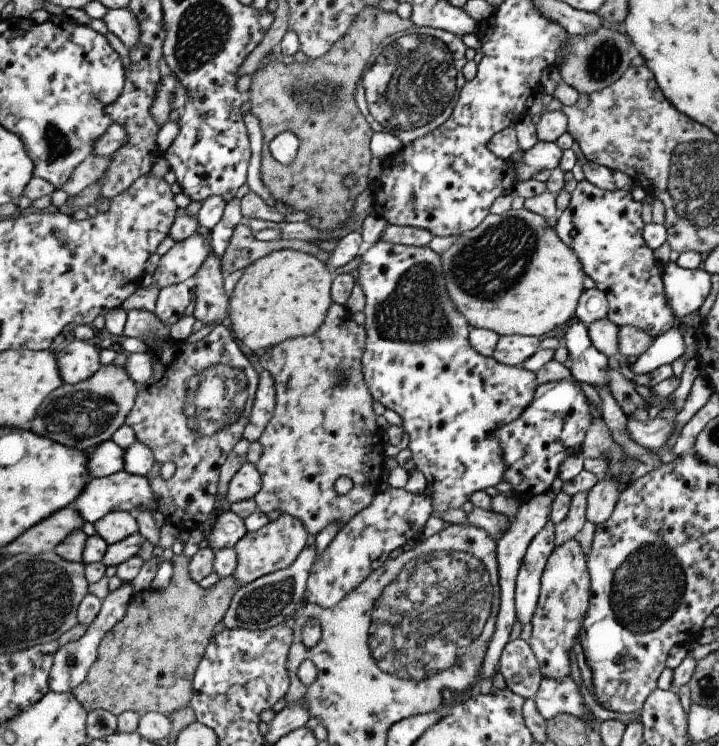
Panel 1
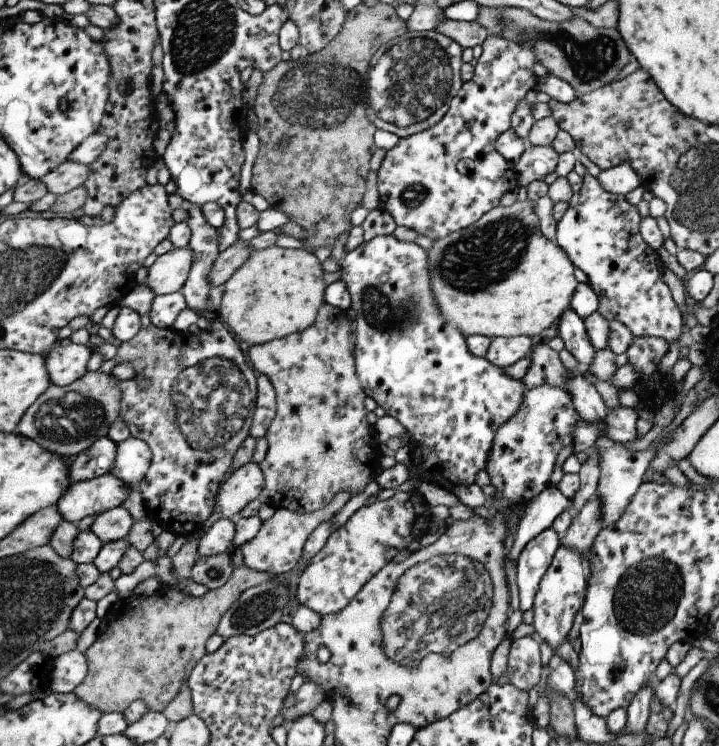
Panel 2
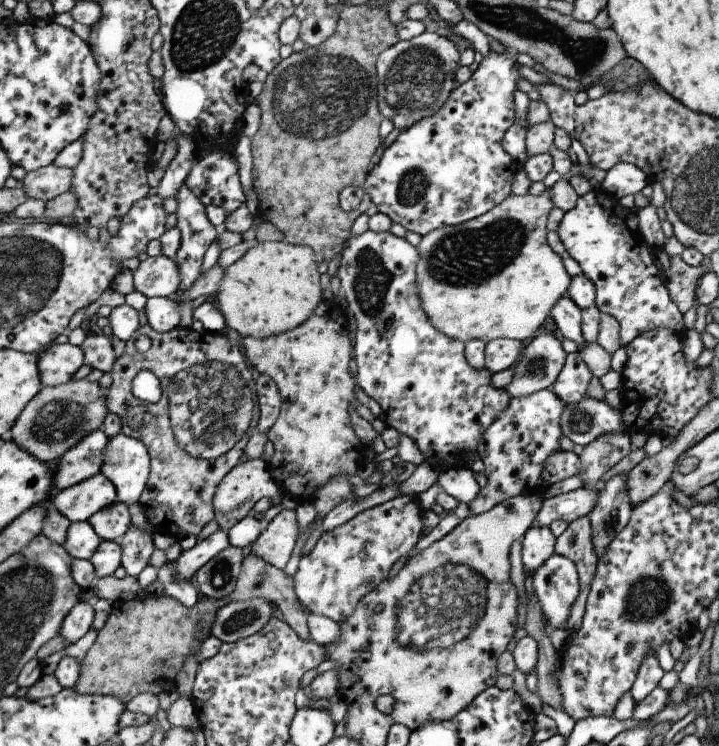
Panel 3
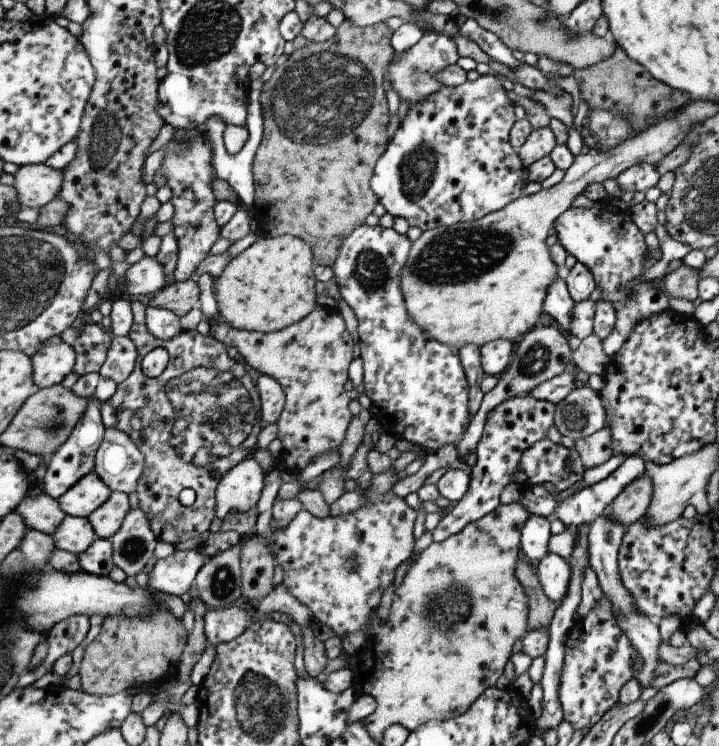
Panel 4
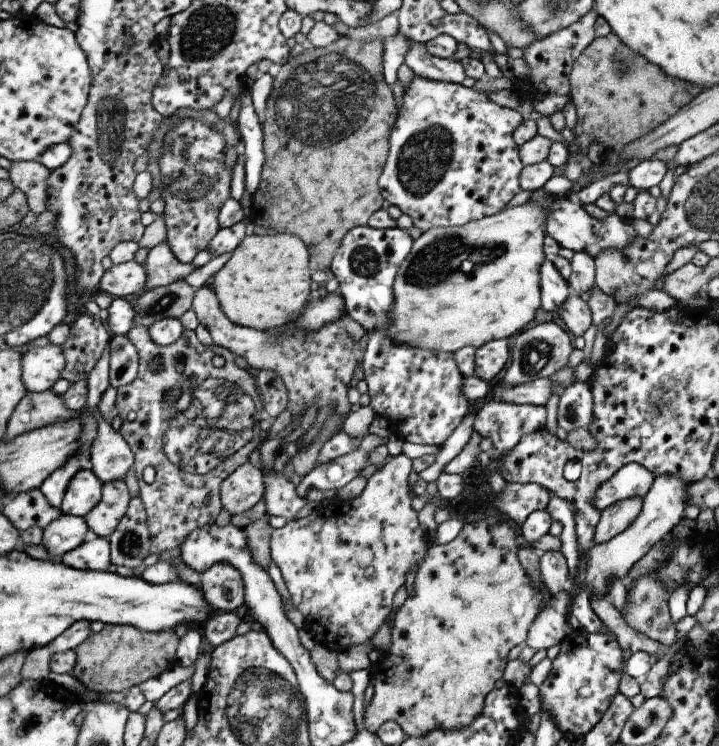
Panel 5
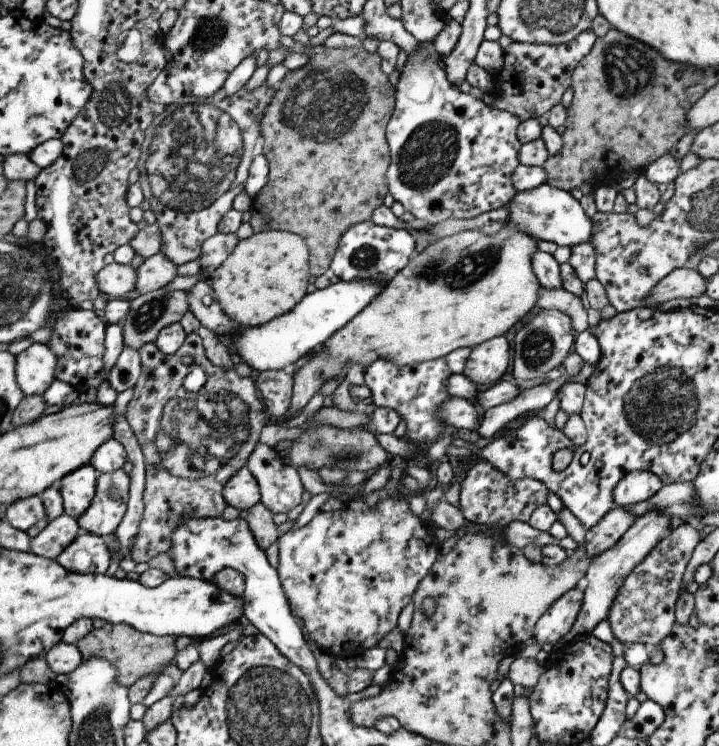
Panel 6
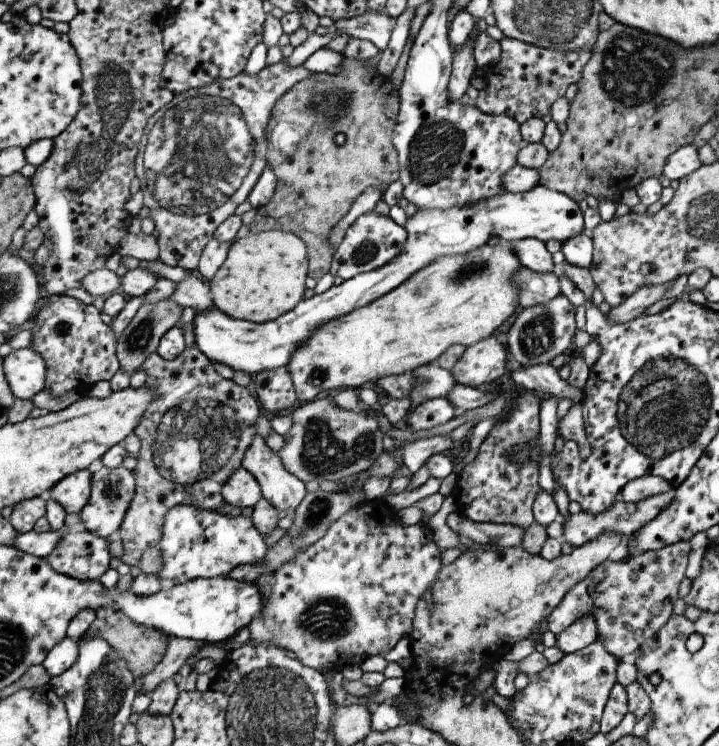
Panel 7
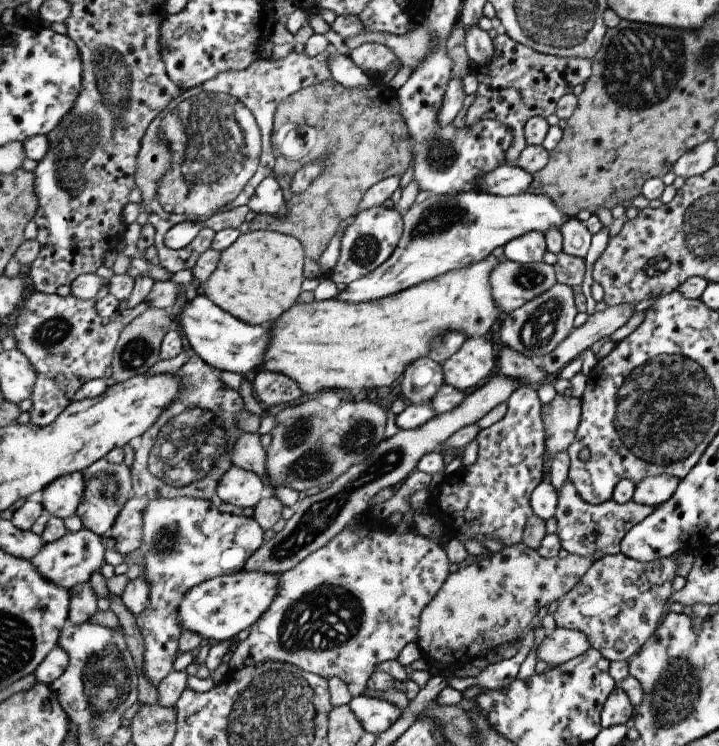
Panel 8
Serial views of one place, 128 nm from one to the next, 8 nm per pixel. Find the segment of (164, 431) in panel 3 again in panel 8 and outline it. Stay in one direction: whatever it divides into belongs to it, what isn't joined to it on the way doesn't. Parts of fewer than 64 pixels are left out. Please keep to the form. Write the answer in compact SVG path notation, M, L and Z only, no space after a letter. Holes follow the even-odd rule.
M192 353L174 376L182 382L182 390L142 434L142 446L136 450L134 464L129 468L133 496L116 516L108 534L116 540L115 551L124 556L142 546L144 508L148 502L180 497L217 501L218 482L233 466L229 449L243 433L241 426L236 426L239 415L245 412L240 392L226 386L198 354Z

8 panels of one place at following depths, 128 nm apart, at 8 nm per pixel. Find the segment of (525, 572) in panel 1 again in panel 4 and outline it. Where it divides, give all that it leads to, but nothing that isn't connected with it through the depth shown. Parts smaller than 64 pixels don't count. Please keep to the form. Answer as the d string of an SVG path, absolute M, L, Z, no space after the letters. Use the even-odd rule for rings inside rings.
M530 515L521 530L521 554L536 564L549 552L548 543L551 537L549 518Z

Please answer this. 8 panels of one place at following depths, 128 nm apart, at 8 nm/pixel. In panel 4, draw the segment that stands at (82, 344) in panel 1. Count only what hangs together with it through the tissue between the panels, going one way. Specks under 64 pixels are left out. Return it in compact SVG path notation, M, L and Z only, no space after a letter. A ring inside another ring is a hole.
M64 342L56 345L44 343L30 358L32 380L39 389L45 389L60 385L64 377L73 372L76 353Z

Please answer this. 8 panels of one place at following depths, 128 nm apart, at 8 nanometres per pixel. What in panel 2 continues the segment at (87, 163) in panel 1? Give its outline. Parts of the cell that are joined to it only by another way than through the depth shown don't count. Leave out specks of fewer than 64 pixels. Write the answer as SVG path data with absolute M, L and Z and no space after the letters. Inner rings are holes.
M66 159L38 181L46 187L48 193L63 195L82 186L88 174L88 164L73 163Z

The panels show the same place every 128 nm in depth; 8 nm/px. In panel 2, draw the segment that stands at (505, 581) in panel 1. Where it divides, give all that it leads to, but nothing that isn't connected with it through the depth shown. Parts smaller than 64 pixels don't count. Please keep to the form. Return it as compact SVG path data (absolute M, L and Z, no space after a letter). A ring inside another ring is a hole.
M548 485L538 496L528 502L525 513L518 520L516 539L514 539L510 557L517 560L517 556L529 540L550 528L559 514L569 509L572 511L572 506L571 498L562 494L556 485Z

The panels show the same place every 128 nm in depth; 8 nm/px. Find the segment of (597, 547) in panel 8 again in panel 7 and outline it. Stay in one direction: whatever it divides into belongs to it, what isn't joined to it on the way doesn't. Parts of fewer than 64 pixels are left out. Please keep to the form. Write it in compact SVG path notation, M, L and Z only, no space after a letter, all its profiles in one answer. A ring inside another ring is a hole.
M673 488L672 491L668 491L667 493L648 497L647 499L635 503L627 503L622 500L622 498L618 498L600 514L591 515L584 511L580 511L578 514L570 514L565 521L560 519L564 529L561 541L572 545L574 548L578 548L587 542L593 541L596 537L604 533L617 533L618 535L624 534L624 536L630 536L641 526L648 524L648 521L656 518L657 514L667 509L667 506L674 498L674 493L675 490Z

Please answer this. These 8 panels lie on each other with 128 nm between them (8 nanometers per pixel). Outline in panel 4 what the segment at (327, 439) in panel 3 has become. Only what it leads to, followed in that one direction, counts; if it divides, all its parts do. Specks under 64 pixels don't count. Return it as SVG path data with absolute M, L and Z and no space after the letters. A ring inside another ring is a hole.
M316 305L315 309L302 320L273 333L247 331L230 326L226 321L212 319L210 336L228 346L235 346L242 358L262 375L275 378L284 389L285 405L277 420L277 438L282 441L283 453L278 460L283 460L286 468L298 475L317 454L338 449L344 440L348 424L353 417L348 409L351 399L346 395L344 384L348 380L348 366L352 362L352 348L355 345L352 336L346 329L344 319L336 309Z

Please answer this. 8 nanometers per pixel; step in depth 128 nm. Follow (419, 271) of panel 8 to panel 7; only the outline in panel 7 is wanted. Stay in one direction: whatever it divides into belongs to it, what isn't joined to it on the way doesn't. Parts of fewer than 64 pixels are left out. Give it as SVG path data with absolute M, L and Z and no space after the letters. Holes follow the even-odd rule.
M538 184L523 193L502 191L496 196L464 206L418 209L414 215L407 218L403 227L407 232L403 249L387 265L357 274L338 286L332 285L326 292L304 299L298 306L276 320L253 323L229 317L214 307L196 311L193 326L197 347L213 363L218 362L230 366L232 370L240 370L250 375L282 368L287 365L291 354L316 327L392 292L414 273L431 265L437 258L470 253L471 250L486 245L492 234L504 242L540 239L543 243L549 240L563 243L567 238L583 232L585 220L577 202L565 194L551 191Z

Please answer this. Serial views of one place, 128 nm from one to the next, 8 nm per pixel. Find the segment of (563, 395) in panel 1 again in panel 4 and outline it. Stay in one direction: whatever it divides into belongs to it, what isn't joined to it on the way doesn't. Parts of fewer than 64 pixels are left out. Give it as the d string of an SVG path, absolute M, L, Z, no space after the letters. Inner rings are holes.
M526 395L509 398L487 414L482 436L475 448L477 461L472 467L468 490L432 530L434 541L439 543L458 534L467 524L484 518L501 504L500 493L507 484L514 485L513 476L522 453L546 437L546 431L554 422L554 413L555 404Z

